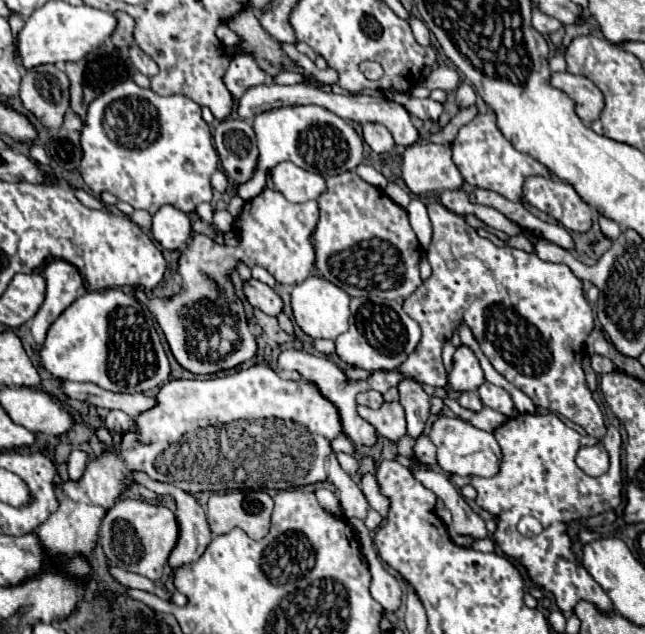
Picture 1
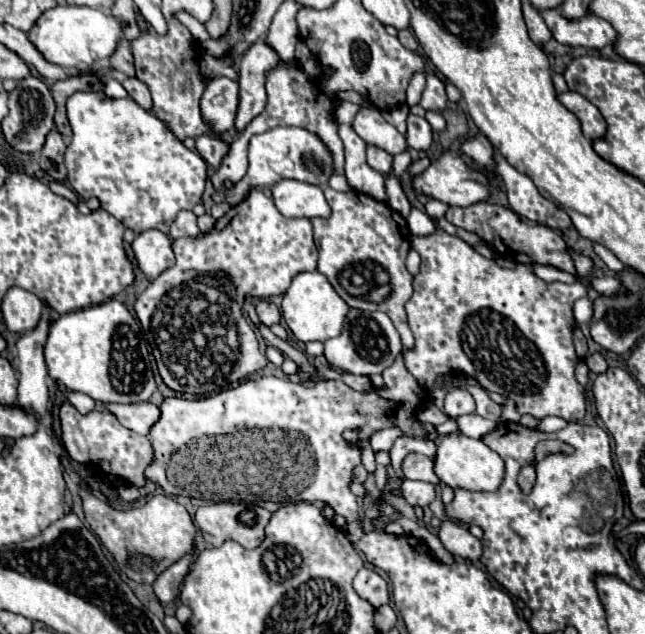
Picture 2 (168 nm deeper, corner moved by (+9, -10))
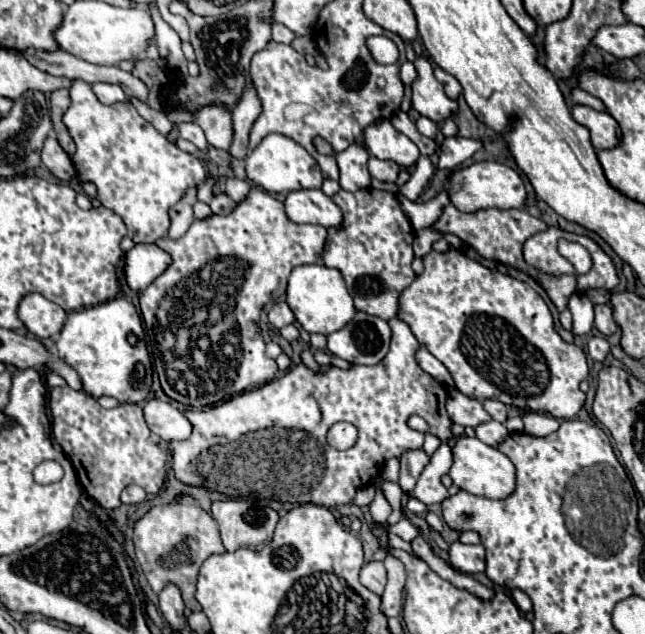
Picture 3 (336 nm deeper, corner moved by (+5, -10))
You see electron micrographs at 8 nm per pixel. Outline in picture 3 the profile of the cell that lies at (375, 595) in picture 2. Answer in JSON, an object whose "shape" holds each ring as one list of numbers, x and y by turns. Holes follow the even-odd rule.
{"shape":[[373,560,361,568,361,584,367,586,371,592,383,594,385,582,387,582,387,572,385,572,383,562]]}

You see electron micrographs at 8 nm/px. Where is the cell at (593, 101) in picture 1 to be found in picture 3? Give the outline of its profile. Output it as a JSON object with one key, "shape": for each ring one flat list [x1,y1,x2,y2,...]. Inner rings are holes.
{"shape":[[583,104,573,106,571,114,577,124,581,124,589,130,591,144,595,150,609,150,619,144,619,138,617,138,619,124,615,122,615,118,611,114,597,112,597,110,583,106]]}

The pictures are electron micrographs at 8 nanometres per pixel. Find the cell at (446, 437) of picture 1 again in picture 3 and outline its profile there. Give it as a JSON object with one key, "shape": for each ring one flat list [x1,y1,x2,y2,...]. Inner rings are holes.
{"shape":[[461,436,455,446,453,446,453,466,449,470,449,476,453,478,455,486,461,490,475,494,475,496,485,496,485,498,507,498,515,490,515,466,513,462,499,452,497,448,491,448,483,444,479,438,469,438]]}

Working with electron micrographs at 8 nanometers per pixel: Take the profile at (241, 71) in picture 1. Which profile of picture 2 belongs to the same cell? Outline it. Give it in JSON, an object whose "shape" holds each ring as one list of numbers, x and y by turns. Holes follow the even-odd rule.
{"shape":[[213,78,201,98,201,112,213,132,225,132,233,126,239,106,239,82,231,78]]}

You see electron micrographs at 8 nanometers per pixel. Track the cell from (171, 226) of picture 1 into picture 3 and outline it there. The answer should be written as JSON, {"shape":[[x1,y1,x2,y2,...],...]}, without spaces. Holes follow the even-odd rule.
{"shape":[[141,244,133,246,125,254,125,280,127,286,135,292,145,290,159,274,165,272,171,258,165,250,157,248,155,244]]}

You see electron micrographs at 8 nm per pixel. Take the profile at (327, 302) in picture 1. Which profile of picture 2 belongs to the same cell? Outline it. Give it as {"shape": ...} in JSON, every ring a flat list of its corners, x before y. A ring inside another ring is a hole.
{"shape":[[305,272,293,278,289,290,283,294,281,304,281,316,285,318,289,330,293,336,301,342,325,342,329,338,335,338,341,332,343,320,349,312,349,306,339,298,339,294,329,286,329,280,321,272]]}

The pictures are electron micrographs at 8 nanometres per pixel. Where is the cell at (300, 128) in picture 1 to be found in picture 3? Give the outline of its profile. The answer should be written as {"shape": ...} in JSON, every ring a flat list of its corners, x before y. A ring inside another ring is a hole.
{"shape":[[269,134,267,138,263,138,263,142,247,156,245,166,247,166,247,178,267,192,293,192,303,188,321,188,323,184,321,170,317,162,307,154,307,150,281,134]]}

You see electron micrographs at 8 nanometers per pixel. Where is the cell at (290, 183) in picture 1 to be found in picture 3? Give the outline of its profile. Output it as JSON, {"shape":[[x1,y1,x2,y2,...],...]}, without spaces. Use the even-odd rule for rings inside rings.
{"shape":[[321,190,289,192,285,200,285,212,297,224,305,222,305,224,319,224,331,228,343,222,343,214,339,206]]}

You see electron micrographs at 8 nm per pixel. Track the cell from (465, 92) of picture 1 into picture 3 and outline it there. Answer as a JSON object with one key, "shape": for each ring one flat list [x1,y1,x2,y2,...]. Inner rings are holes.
{"shape":[[437,66,437,68,435,68,435,78,443,84,445,92,447,92,451,98,459,98,459,94,461,94,461,84,459,84,459,80,457,80,455,76,443,72,443,70]]}

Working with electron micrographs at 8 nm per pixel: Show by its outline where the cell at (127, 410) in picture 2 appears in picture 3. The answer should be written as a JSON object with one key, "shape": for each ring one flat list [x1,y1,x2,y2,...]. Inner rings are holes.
{"shape":[[149,400,143,406,143,414,145,414,147,426,165,442,187,440,191,436,191,430,193,430,191,422,185,418,185,414,179,408,175,408,169,402]]}

